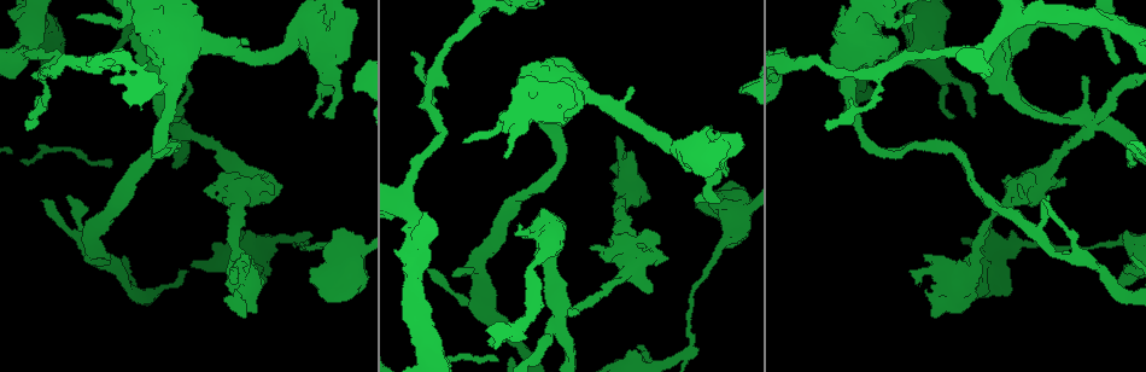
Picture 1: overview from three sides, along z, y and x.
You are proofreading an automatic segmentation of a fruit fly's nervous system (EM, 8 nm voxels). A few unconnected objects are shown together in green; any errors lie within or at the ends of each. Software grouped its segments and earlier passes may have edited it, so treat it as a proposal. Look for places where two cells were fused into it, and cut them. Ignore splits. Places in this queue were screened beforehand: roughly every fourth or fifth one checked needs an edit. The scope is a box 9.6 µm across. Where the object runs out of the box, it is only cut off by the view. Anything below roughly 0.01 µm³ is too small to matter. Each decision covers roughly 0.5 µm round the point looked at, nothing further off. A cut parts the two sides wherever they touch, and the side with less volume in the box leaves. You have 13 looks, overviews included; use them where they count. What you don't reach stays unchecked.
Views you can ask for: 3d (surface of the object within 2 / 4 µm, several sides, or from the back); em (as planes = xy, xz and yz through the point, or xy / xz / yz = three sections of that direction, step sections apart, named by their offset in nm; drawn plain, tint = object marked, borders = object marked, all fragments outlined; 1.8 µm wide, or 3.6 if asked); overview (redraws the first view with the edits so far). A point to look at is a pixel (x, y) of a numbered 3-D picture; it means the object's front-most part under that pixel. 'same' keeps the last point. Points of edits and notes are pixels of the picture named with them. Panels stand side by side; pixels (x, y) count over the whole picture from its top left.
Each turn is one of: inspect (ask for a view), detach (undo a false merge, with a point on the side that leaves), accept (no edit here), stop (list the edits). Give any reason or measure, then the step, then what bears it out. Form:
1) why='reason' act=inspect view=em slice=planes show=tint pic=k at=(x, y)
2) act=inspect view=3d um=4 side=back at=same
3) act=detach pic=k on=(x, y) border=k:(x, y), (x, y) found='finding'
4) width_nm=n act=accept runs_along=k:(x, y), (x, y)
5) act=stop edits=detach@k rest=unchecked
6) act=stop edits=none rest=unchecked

why='calibre changes' act=inspect view=em slice=xy step=8 show=tint pic=1 at=(622, 202)

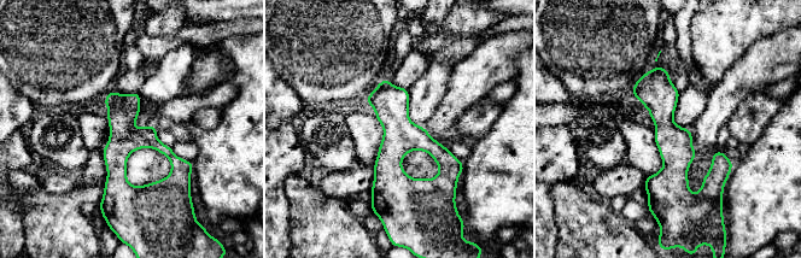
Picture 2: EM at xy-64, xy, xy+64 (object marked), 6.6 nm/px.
why='cut it another way' act=inspect view=em slice=xz step=4 show=borders at=same

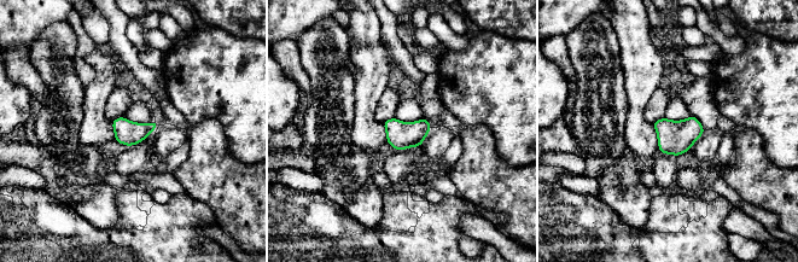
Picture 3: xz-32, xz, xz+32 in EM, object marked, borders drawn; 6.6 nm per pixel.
width_nm=170 act=accept found='one cell here'

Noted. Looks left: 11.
why='arms run side by side' act=inspect view=em um=3.6 slice=planes show=tint pic=1 at=(630, 247)

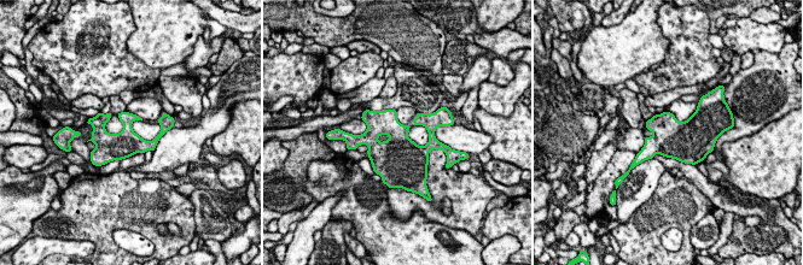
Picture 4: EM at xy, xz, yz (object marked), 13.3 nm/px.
act=accept found='continuous, no second cell'

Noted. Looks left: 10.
why='narrows sharply' act=inspect view=3d um=4 pic=1 at=(559, 315)

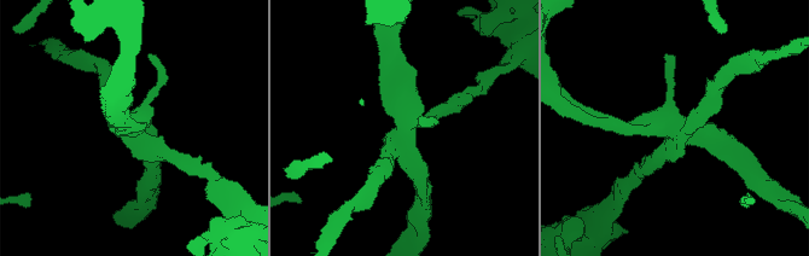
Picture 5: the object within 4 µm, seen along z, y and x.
why='now the EM' act=inspect view=em slice=xy step=16 show=tint pic=5 at=(137, 135)

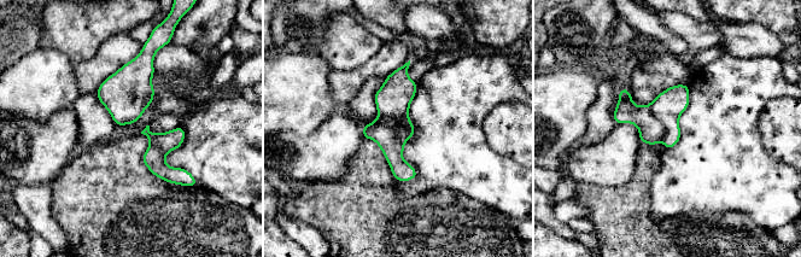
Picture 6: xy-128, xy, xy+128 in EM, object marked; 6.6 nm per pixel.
act=inspect view=em slice=yz step=8 show=borders at=same

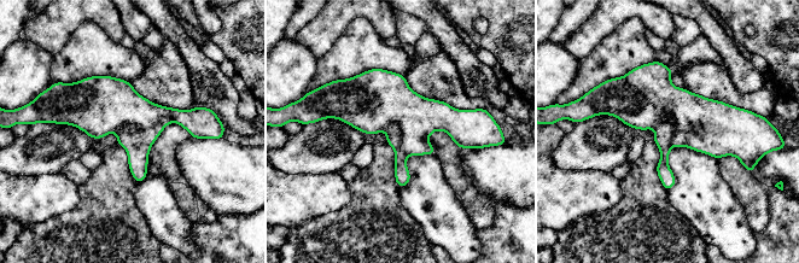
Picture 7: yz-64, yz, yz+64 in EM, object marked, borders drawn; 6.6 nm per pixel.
width_nm=340 act=detach pic=7 on=(117, 104) border=7:(173, 121), (115, 132) found='two cells meet here'

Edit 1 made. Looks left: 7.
why='see it whole again' act=inspect view=overview

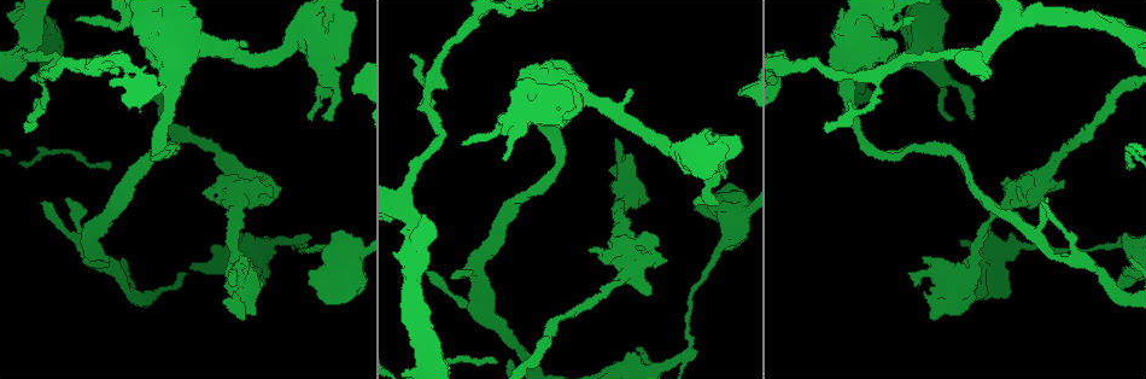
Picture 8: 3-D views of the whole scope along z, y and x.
why='calibre changes' act=inspect view=3d um=4 pic=8 at=(879, 17)

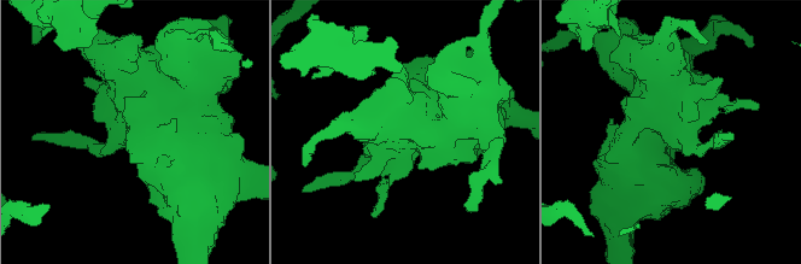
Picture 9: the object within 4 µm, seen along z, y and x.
why='shape alone is not enough' act=inspect view=em um=3.6 slice=planes show=plain pic=9 at=(677, 137)

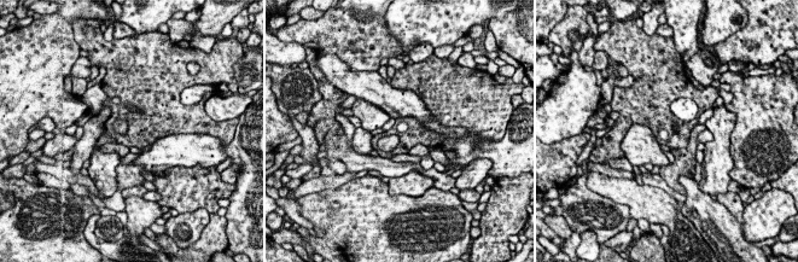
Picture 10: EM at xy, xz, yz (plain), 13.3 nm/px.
why='with the object marked' act=inspect view=em um=3.6 slice=planes show=tint at=same

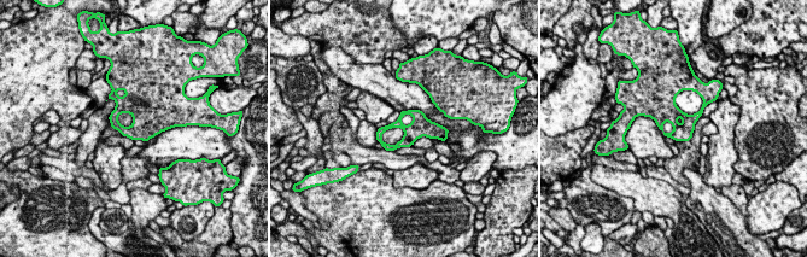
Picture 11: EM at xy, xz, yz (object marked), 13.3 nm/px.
width_nm=360 act=accept found='one cell here'

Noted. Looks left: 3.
why='calibre changes' act=inspect view=em slice=yz step=4 show=tint pic=8 at=(315, 43)

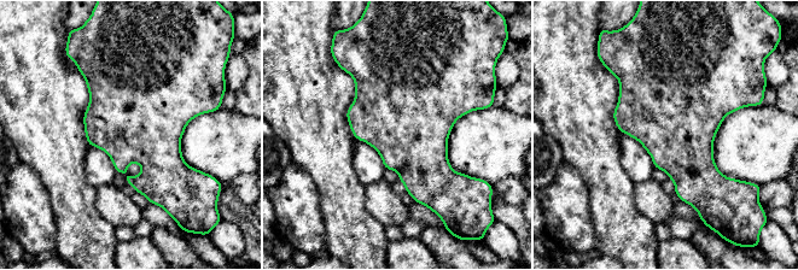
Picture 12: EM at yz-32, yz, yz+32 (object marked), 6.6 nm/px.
act=accept found='one cell here'

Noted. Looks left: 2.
act=stop edits=detach@7 rest=unchecked

